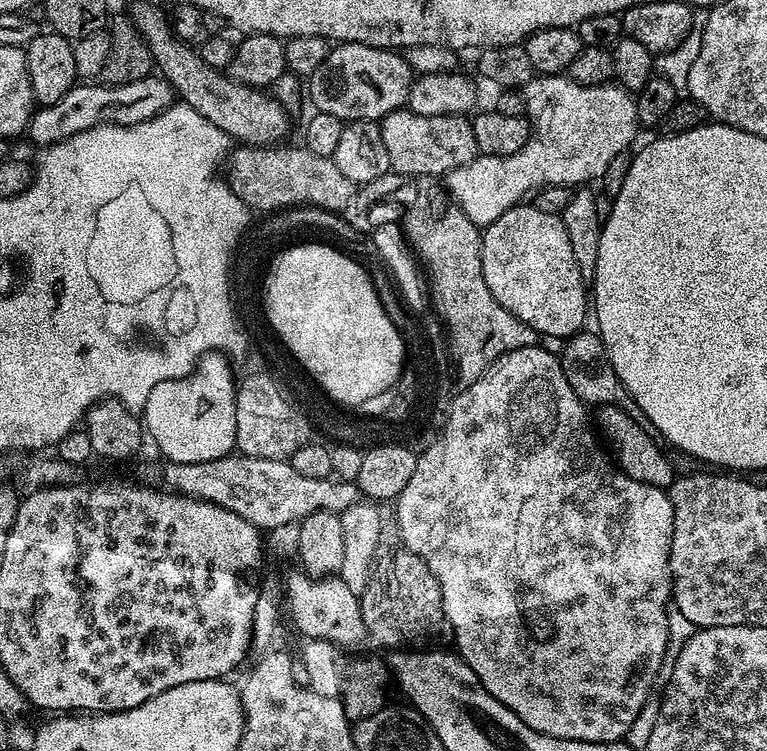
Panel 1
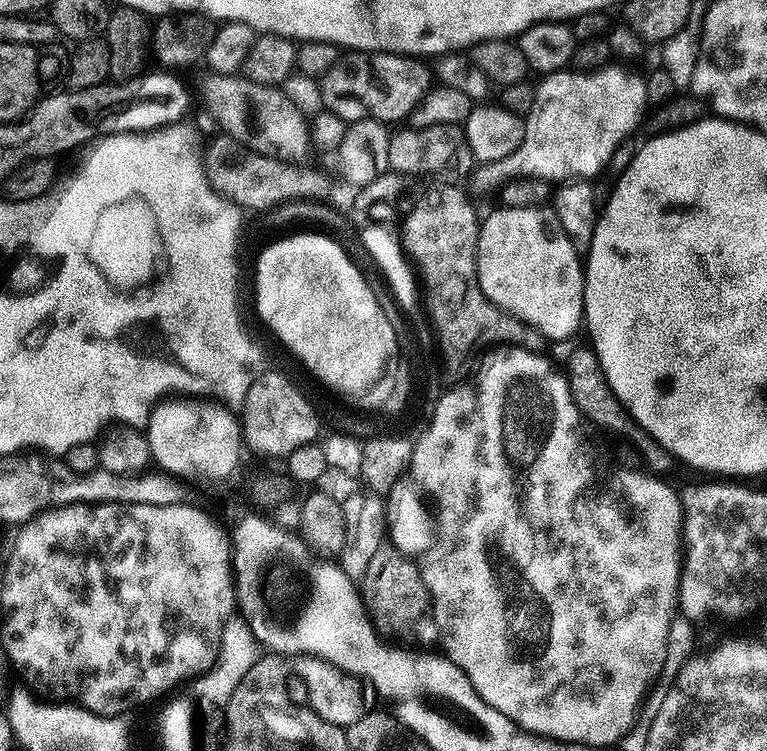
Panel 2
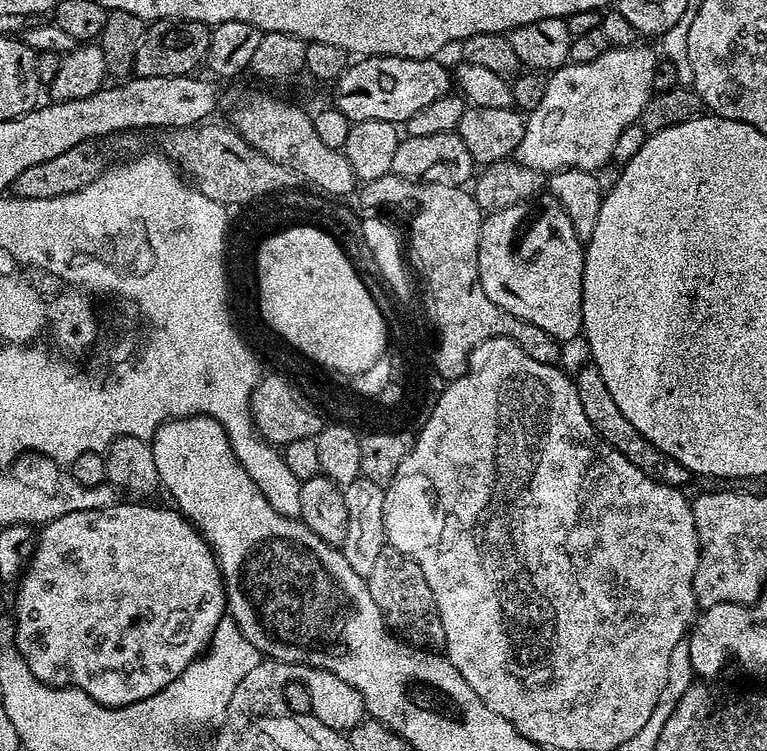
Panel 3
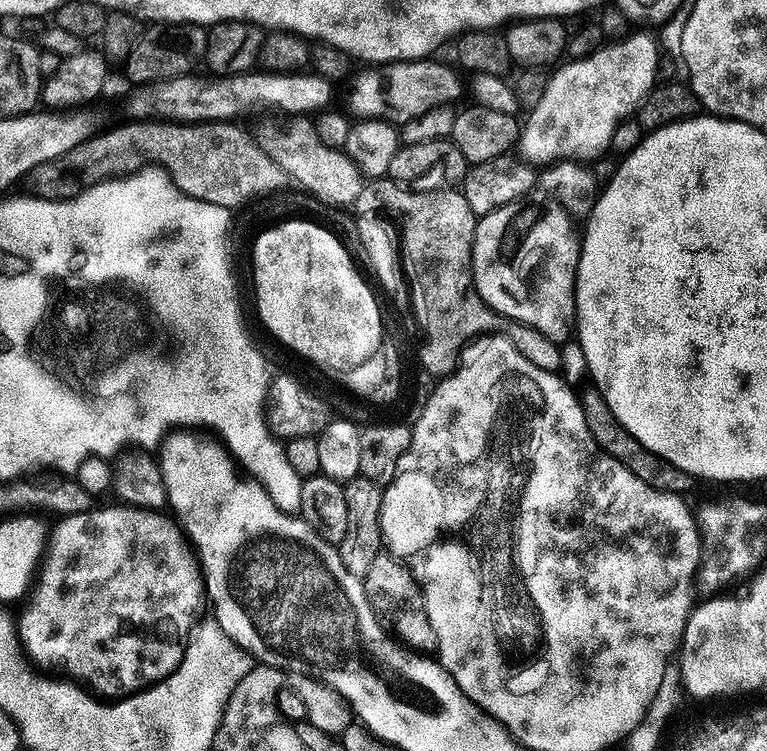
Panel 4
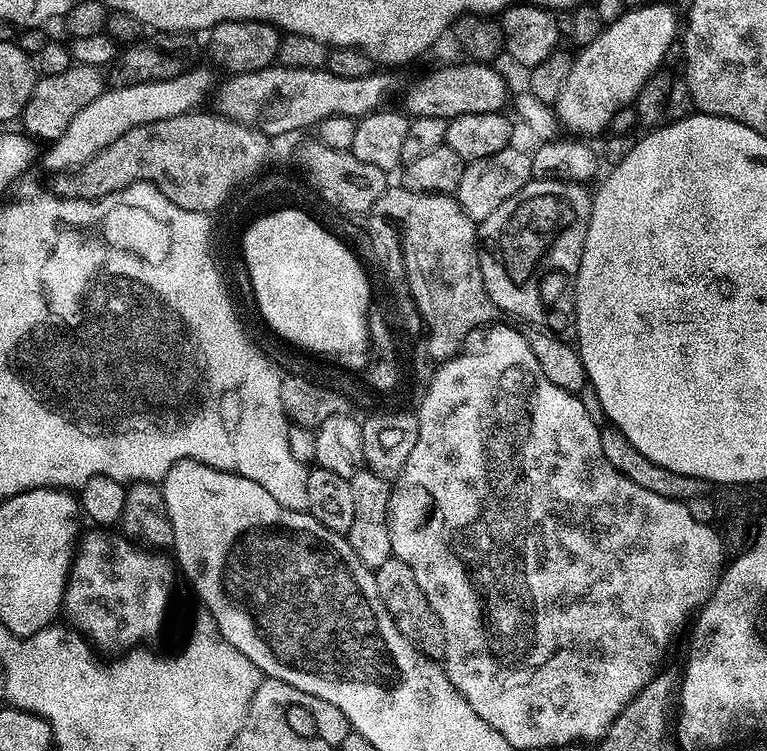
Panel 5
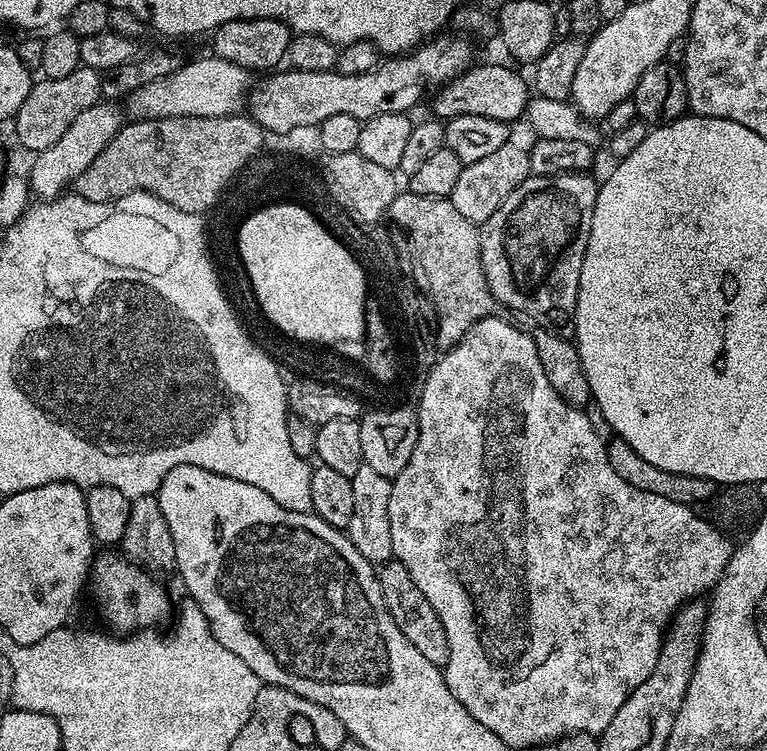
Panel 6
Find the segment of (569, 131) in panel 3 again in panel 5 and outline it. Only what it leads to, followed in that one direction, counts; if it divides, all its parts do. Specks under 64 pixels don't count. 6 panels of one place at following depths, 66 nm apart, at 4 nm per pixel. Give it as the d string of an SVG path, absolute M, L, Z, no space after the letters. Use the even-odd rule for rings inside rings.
M644 4L641 8L625 11L618 22L607 25L590 46L579 49L580 57L571 61L571 68L565 84L562 86L560 96L554 101L556 119L561 125L569 128L571 135L576 138L592 138L600 131L611 125L614 114L618 110L629 107L635 101L636 96L642 90L642 86L650 77L658 71L664 63L664 55L672 40L677 39L678 24L676 28L676 16L668 4Z

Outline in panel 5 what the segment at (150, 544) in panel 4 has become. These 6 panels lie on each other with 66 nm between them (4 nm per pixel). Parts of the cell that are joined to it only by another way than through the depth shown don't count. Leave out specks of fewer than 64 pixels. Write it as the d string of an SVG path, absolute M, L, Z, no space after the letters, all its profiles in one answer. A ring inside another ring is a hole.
M116 530L92 531L96 532L83 533L75 545L62 612L89 645L104 652L127 654L139 649L143 640L159 634L178 572L173 561L160 553L163 551L141 546Z

